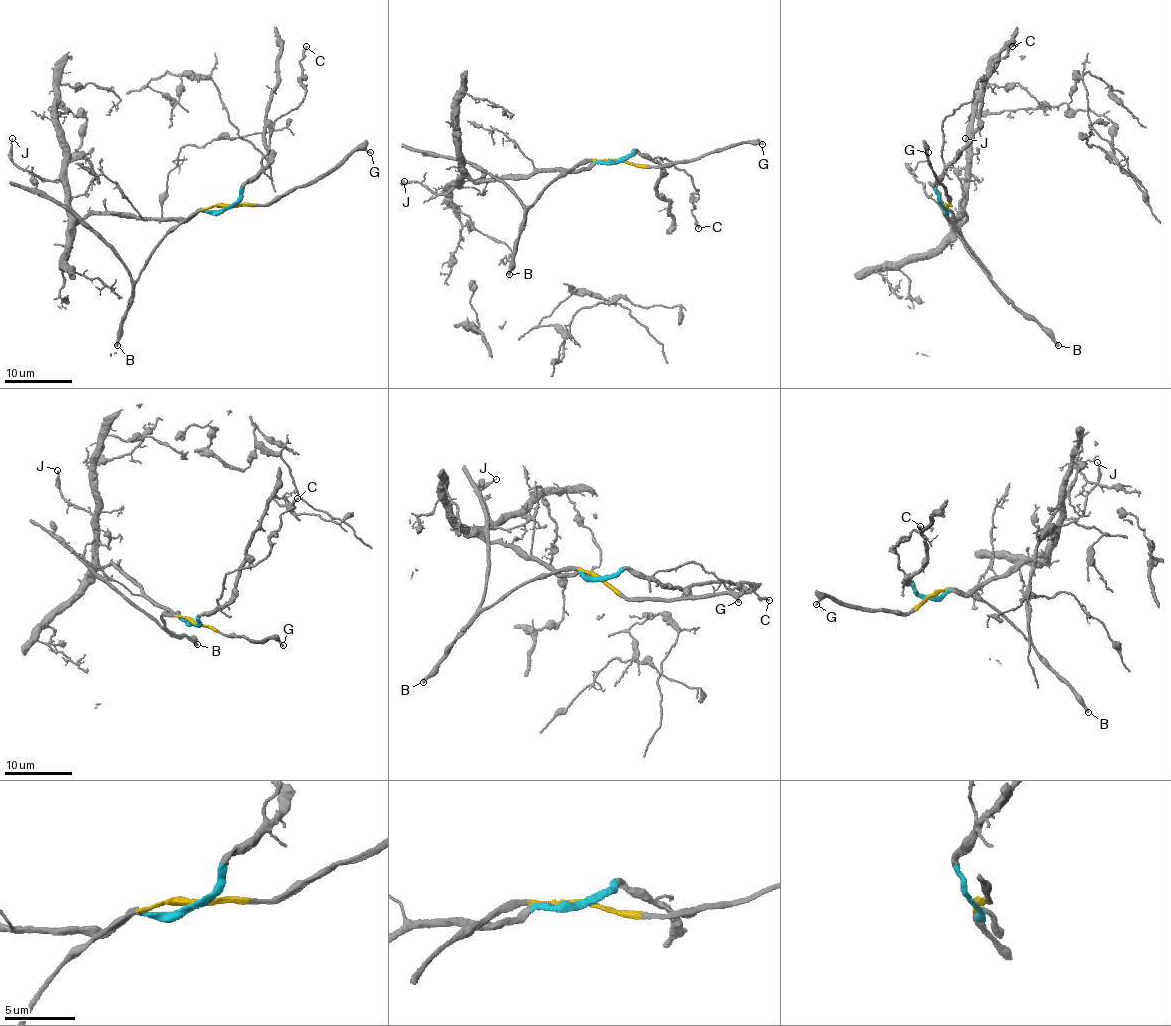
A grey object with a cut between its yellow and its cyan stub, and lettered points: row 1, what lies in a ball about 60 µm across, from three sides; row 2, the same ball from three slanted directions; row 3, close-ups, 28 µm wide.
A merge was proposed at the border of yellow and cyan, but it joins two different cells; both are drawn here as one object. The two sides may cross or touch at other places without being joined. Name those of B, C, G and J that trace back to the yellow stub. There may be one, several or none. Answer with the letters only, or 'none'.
B, G

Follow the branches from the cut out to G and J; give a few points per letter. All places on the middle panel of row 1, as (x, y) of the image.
G: (620, 161), (663, 166), (687, 163), (747, 142), (762, 144)
J: (620, 161), (593, 163), (578, 171), (533, 171), (486, 181), (469, 178), (447, 193), (403, 181)

